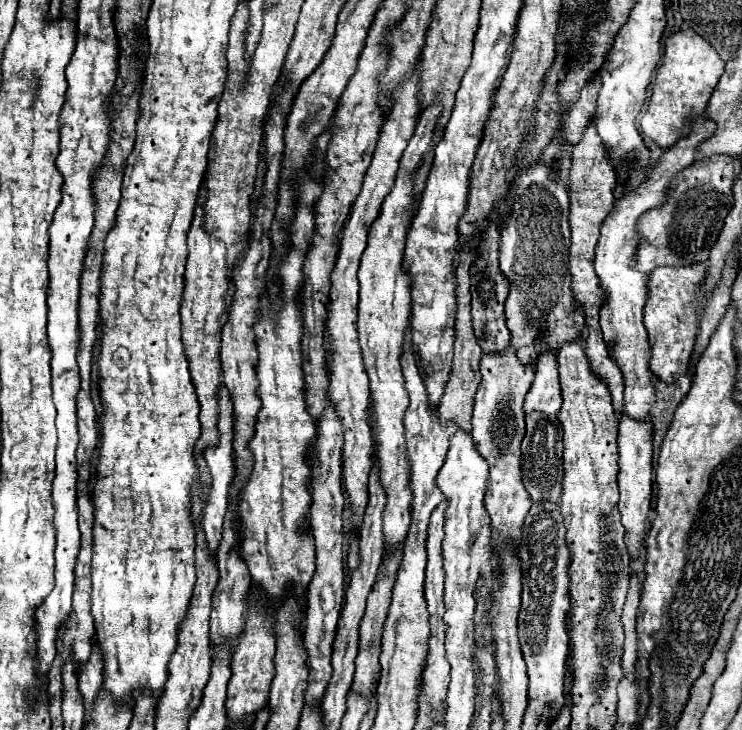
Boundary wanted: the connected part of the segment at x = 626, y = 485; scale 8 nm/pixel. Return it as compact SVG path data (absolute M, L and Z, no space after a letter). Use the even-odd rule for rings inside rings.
M629 416L619 418L619 474L617 474L617 484L621 492L619 500L619 512L621 512L621 522L627 530L627 548L633 558L637 558L639 548L645 538L645 518L651 510L651 478L653 478L653 424L651 420L629 420Z

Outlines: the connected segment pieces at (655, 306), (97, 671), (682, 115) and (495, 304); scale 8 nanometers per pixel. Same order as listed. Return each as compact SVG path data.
M705 264L669 268L661 266L649 274L649 300L643 308L643 322L649 334L651 372L663 382L675 382L681 374L689 370L689 360L695 344L697 328L697 312L693 312L693 296L697 296L697 284L701 284L701 276L705 274Z
M93 640L93 652L89 660L79 668L79 690L85 696L85 714L91 712L91 702L101 688L101 652L97 652L97 640Z
M681 30L671 34L665 40L663 58L659 62L659 68L655 70L651 98L647 112L639 120L639 130L663 150L669 148L669 144L675 144L677 136L685 136L685 120L689 120L689 116L699 116L705 112L707 100L721 74L723 60L695 30Z
M491 224L485 236L485 242L481 246L481 258L471 266L471 316L473 316L473 330L477 336L477 344L481 346L483 354L493 354L493 352L505 352L505 348L509 348L509 330L505 324L505 312L503 312L503 304L507 298L507 282L505 276L499 270L499 232L497 232L497 224Z

